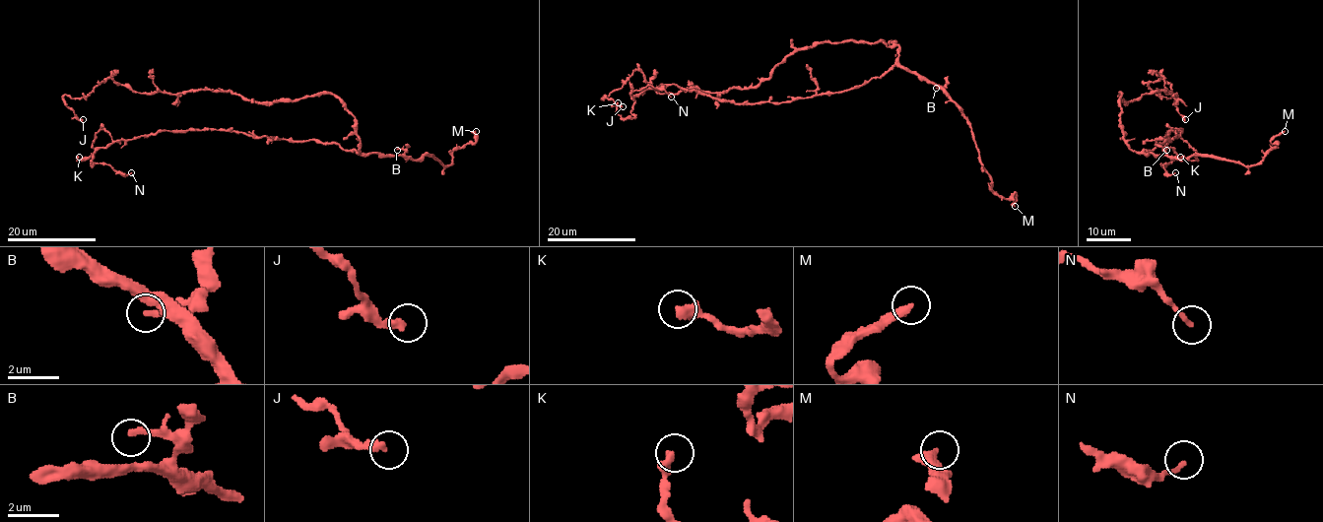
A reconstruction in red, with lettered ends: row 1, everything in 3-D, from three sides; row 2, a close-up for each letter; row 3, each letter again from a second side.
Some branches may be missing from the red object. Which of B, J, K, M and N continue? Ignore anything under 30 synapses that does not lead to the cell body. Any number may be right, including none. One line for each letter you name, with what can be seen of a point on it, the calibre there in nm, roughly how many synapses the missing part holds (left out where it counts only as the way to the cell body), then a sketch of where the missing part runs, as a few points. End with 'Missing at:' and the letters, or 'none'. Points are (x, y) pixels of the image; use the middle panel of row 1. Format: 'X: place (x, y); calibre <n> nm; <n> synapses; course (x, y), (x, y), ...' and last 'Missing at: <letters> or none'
M: place (1015, 206); calibre 360 nm; 300 synapses
Missing at: M

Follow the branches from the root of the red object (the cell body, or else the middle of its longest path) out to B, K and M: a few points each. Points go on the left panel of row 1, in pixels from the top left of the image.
B: (356, 121), (359, 152), (404, 152), (397, 150)
K: (356, 121), (358, 151), (314, 140), (209, 128), (158, 131), (115, 141), (99, 130), (95, 152), (79, 157)
M: (356, 121), (359, 152), (412, 159), (429, 156), (443, 165), (451, 163), (454, 150), (476, 141), (476, 131)

